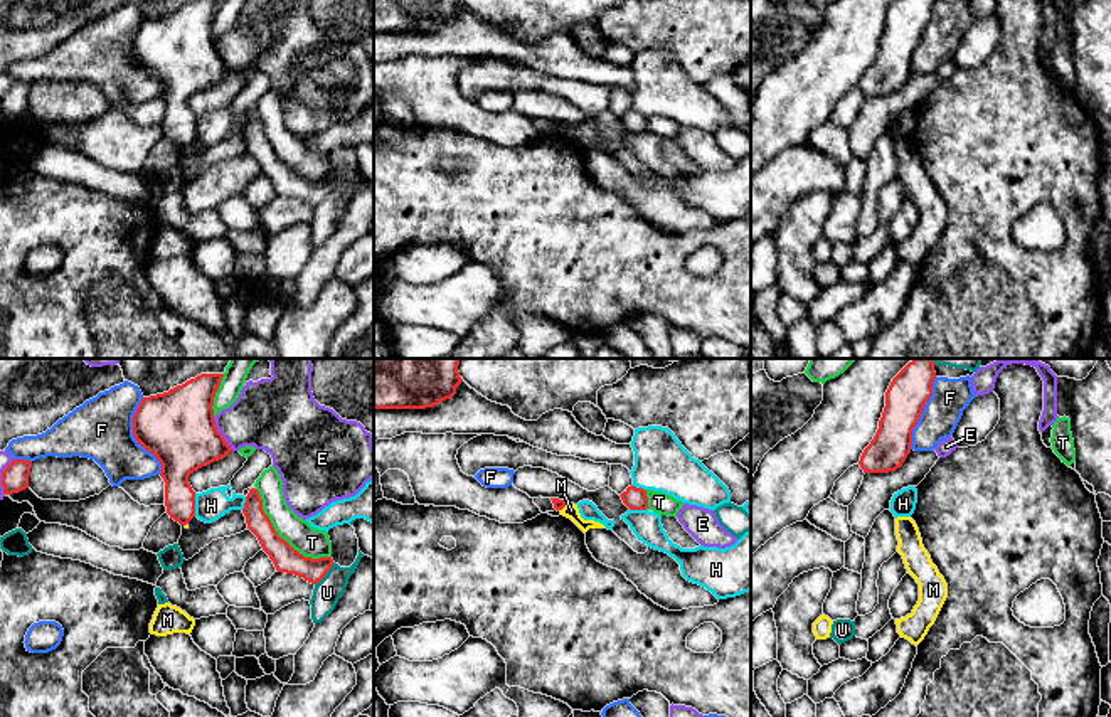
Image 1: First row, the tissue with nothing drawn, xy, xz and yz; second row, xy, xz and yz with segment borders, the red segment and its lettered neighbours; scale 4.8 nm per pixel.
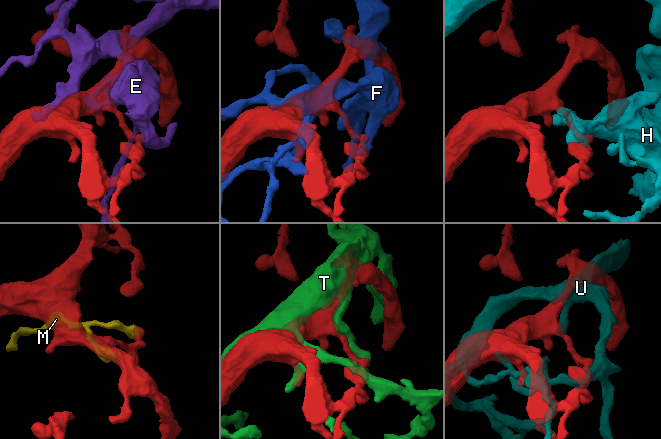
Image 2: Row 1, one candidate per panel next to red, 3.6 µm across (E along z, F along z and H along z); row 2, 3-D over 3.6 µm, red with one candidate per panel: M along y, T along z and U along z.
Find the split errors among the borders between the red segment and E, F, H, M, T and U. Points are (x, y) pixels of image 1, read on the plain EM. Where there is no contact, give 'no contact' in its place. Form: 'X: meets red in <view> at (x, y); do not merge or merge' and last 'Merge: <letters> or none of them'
E: meets red in xy at (221, 58); do not merge
F: meets red in xy at (133, 58); do not merge
H: meets red in xy at (194, 128); do not merge
M: meets red in xz at (563, 130); do not merge
T: meets red in xy at (280, 160); do not merge
U: meets red in xy at (325, 197); do not merge
Merge: none of them

